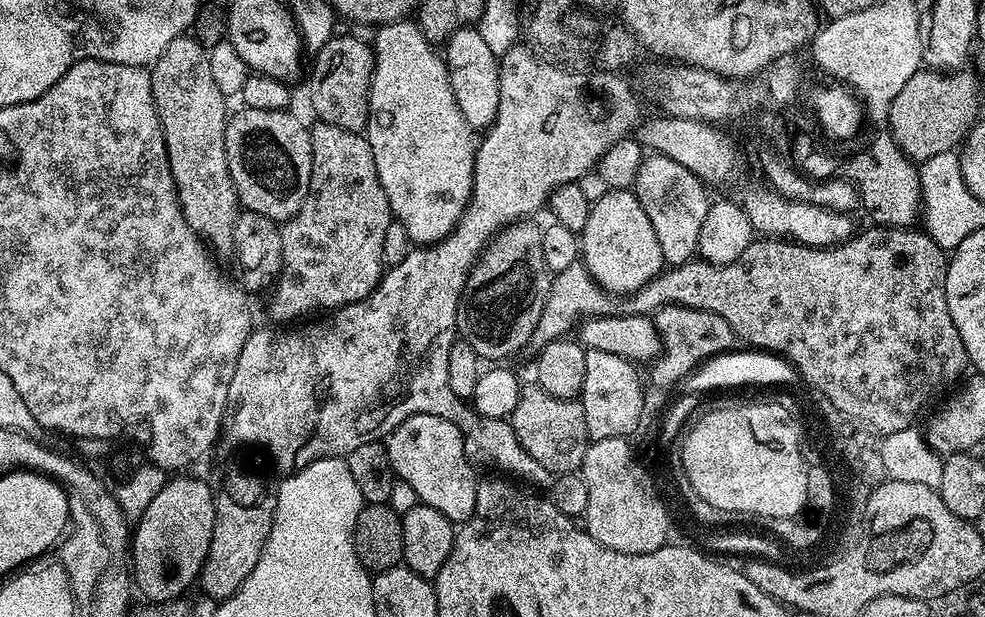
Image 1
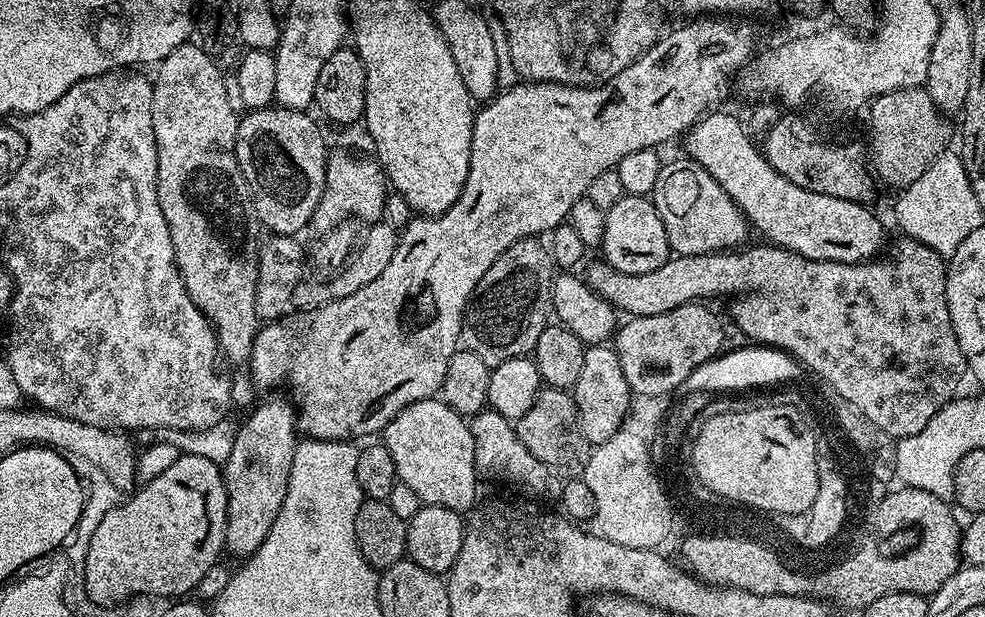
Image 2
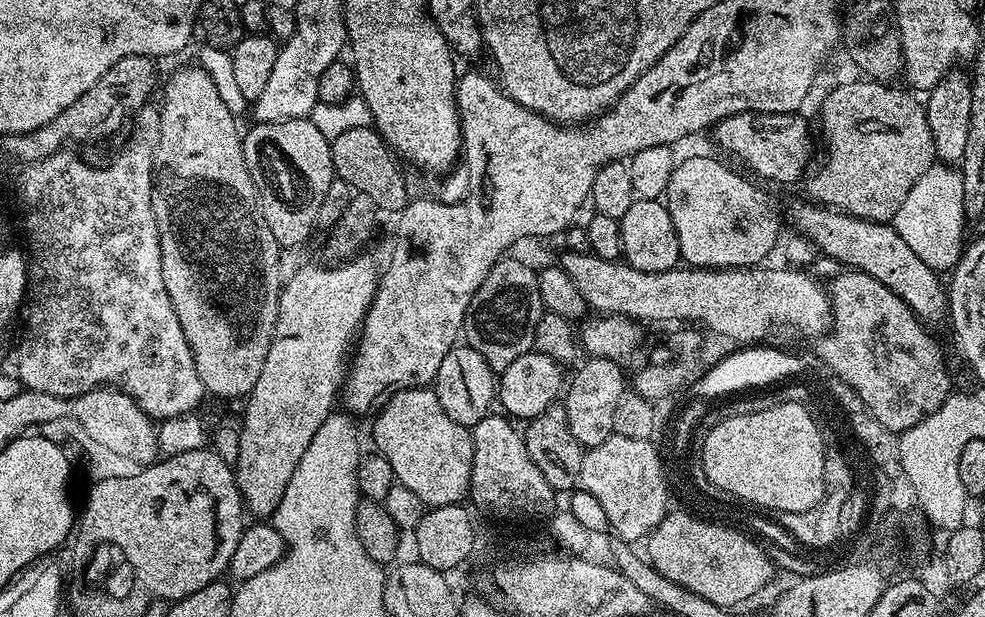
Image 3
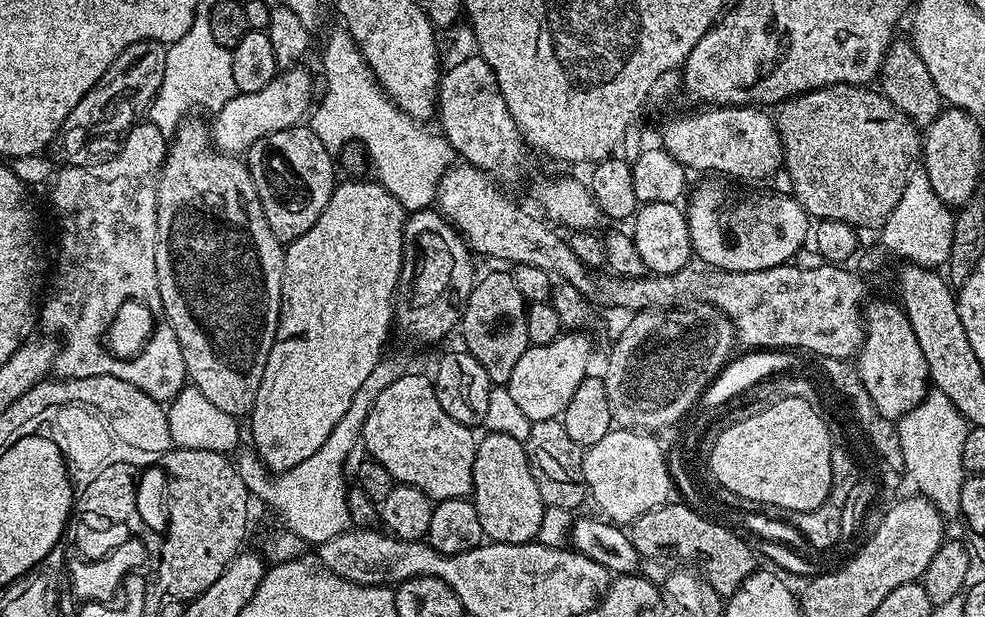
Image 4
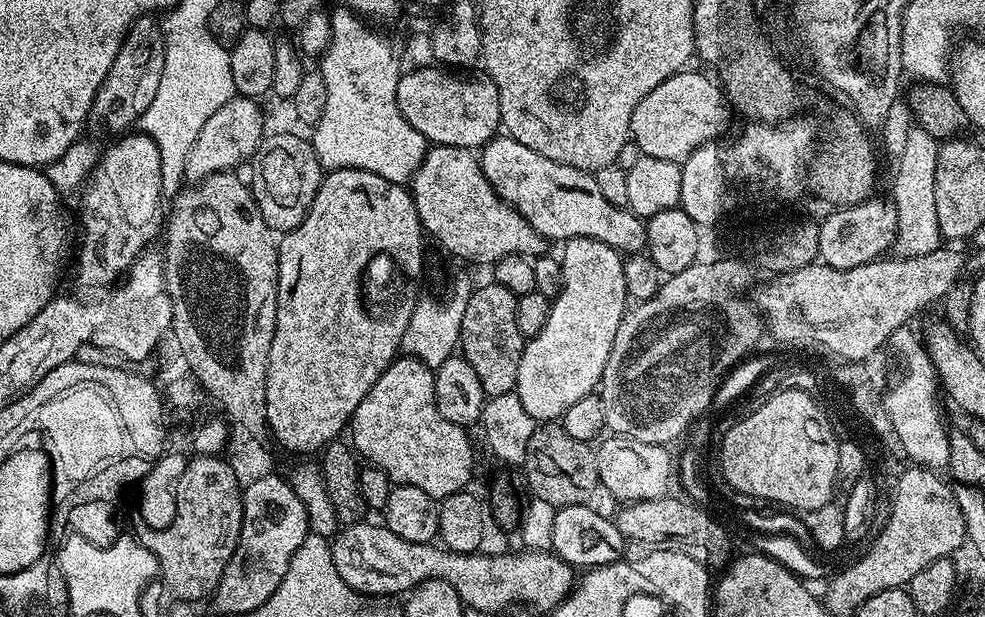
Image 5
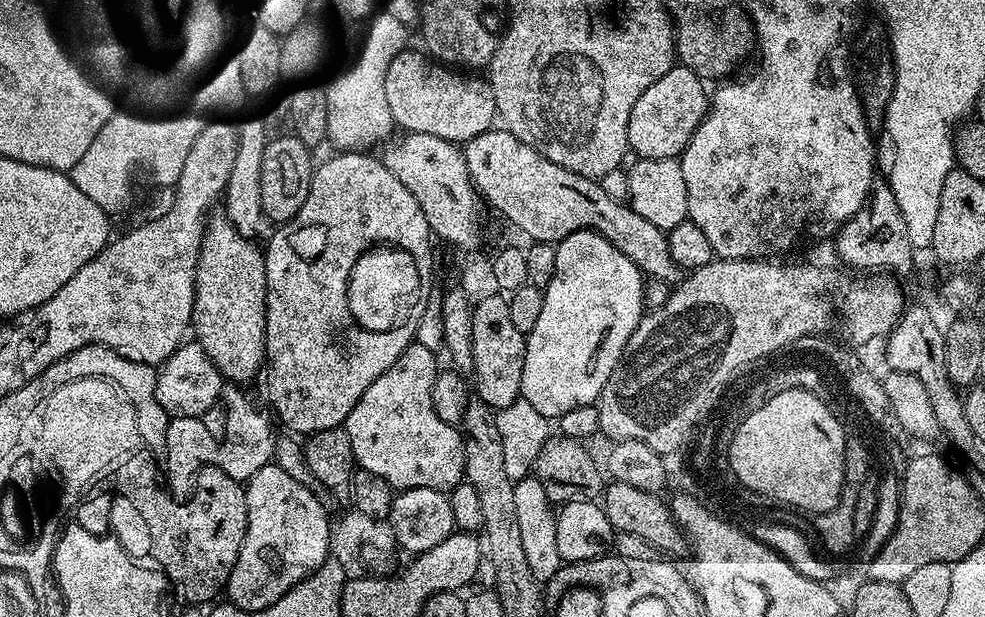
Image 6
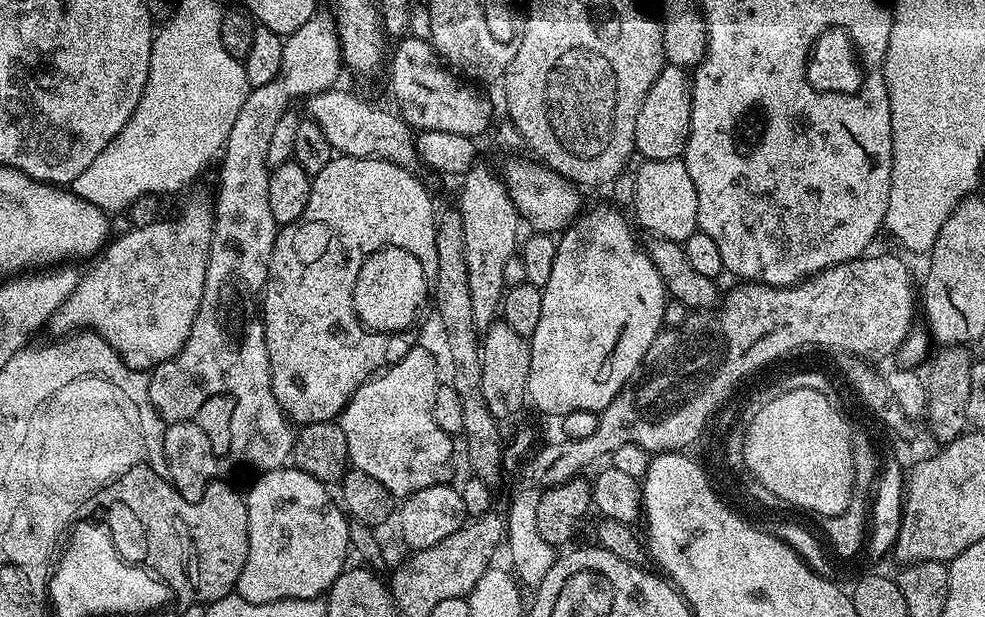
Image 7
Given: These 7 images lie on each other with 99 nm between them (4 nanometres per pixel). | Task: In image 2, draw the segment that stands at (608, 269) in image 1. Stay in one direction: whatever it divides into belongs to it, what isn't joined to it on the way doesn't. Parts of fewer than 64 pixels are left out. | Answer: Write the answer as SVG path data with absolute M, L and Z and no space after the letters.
M624 195L614 206L604 213L605 230L602 243L602 256L611 268L619 272L634 274L650 274L650 270L658 270L670 258L666 226L662 226L662 218L658 218L658 210L652 205L648 196Z

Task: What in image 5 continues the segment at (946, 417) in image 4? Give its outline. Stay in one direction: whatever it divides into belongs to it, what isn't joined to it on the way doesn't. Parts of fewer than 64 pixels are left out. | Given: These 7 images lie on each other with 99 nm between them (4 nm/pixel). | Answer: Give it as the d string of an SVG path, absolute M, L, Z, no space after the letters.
M901 335L895 341L900 356L904 359L904 373L896 381L887 385L884 393L886 414L894 422L895 433L902 444L905 457L913 465L933 470L947 469L950 458L949 429L944 428L944 420L940 417L940 404L936 401L938 396L938 381L932 360L928 357L927 349L917 336Z

